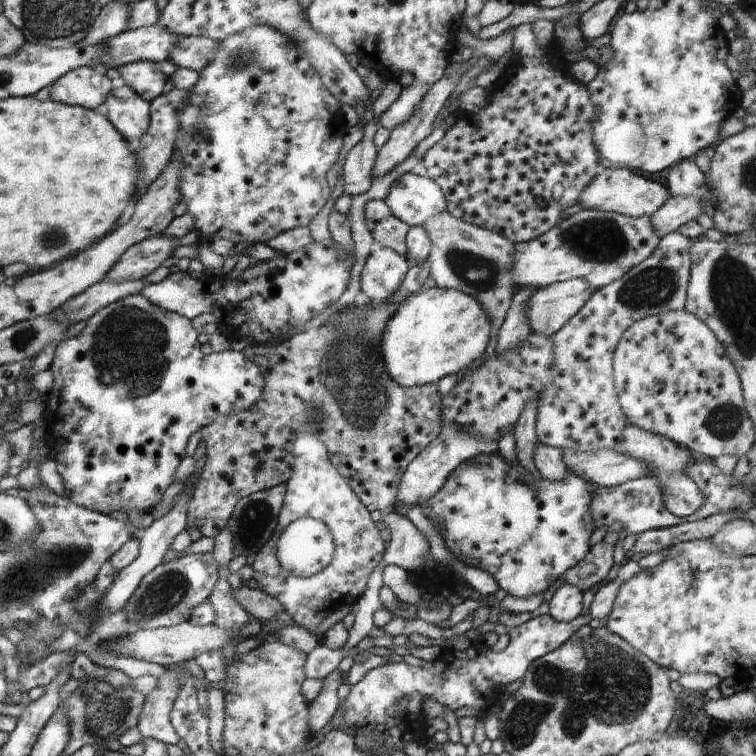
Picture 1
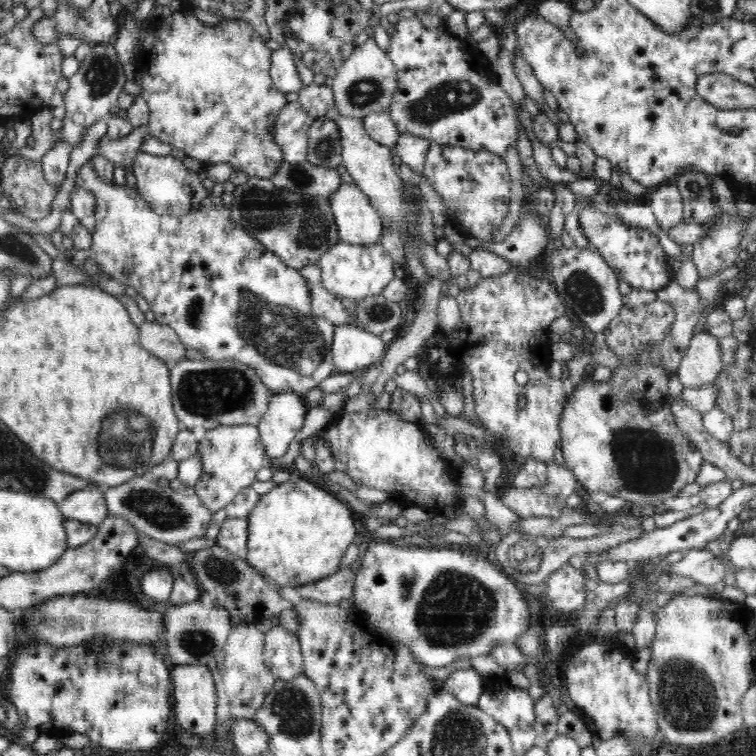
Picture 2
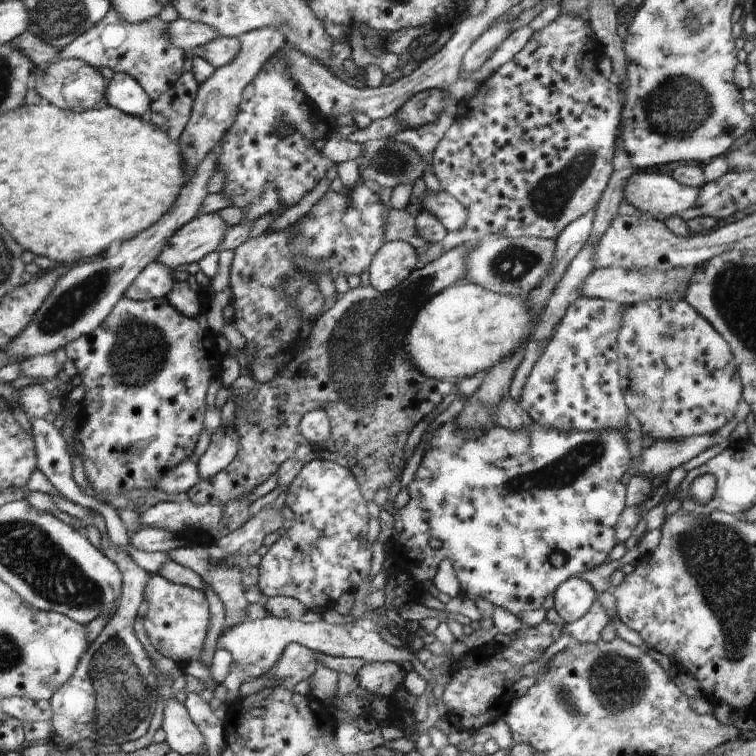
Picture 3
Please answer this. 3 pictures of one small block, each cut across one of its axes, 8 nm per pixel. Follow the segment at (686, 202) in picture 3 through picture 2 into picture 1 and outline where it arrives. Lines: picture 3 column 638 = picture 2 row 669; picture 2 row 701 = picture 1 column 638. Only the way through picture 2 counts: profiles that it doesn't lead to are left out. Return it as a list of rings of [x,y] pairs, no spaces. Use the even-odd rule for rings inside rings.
[[[600,168],[592,182],[580,194],[578,204],[584,209],[610,211],[631,217],[650,217],[668,200],[669,195],[667,185],[662,185],[656,180],[649,180],[626,169]]]

